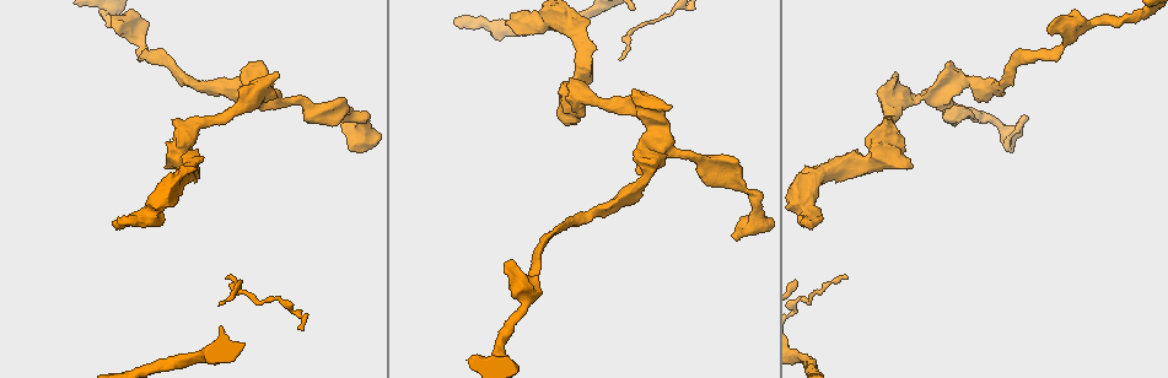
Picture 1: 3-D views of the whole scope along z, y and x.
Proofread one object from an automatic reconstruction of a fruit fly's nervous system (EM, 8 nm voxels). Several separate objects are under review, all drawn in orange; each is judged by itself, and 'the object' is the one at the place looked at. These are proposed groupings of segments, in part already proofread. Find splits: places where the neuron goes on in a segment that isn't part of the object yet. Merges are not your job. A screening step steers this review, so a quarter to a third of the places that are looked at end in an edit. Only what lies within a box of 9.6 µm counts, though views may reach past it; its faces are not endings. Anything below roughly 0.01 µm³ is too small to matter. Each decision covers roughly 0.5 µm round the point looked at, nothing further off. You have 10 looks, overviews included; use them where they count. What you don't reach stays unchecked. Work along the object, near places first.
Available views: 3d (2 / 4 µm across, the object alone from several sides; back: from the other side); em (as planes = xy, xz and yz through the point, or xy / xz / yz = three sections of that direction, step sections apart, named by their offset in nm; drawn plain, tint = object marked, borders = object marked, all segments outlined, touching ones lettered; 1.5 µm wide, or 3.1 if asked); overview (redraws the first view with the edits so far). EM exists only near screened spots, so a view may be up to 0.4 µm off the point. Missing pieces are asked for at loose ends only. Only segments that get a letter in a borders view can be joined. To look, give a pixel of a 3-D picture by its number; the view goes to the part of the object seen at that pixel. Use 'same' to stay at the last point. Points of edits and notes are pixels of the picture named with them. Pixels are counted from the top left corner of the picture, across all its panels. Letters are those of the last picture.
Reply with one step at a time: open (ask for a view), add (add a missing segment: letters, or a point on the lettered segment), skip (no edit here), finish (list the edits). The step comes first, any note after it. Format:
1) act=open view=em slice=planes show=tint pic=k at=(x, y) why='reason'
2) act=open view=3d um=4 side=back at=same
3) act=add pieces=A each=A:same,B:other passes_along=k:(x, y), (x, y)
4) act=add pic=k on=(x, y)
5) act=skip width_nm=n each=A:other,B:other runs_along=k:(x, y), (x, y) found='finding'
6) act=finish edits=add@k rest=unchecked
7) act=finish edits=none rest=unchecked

act=open view=em slice=planes show=tint pic=1 at=(739, 237) why='free end'

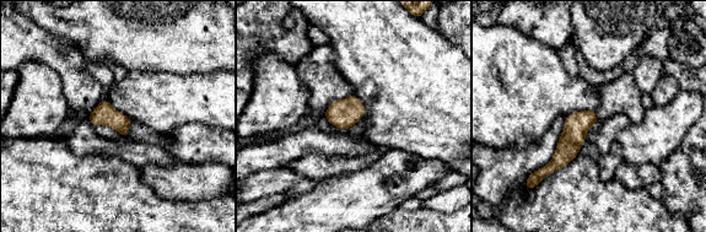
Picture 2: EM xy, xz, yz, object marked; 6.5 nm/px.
act=open view=em slice=planes show=borders at=same

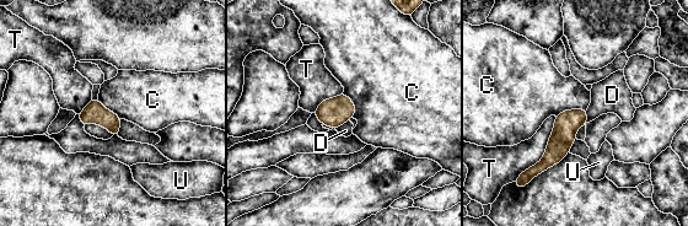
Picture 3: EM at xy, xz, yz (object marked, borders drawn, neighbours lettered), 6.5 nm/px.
act=skip each=C:other,D:other,T:other,U:other found='no lettered segment goes on from it'

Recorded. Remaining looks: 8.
act=open view=em slice=yz step=8 show=tint pic=1 at=(913, 96) why='branch stops here'

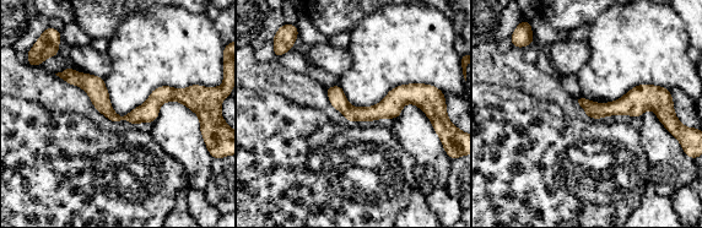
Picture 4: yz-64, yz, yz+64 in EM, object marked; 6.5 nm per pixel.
act=open view=em slice=xy step=8 show=borders at=same why='cut it another way'

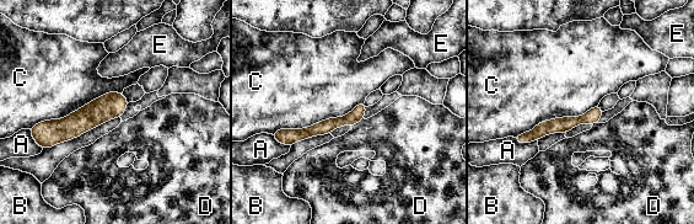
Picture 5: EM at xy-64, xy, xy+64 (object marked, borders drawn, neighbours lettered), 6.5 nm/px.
act=skip each=A:other,B:other,C:other,D:other,E:other border=5:(364, 101), (343, 116), (272, 134) found='none of them fits'

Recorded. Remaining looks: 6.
act=open view=em slice=planes show=plain pic=1 at=(619, 59) why='an open end'

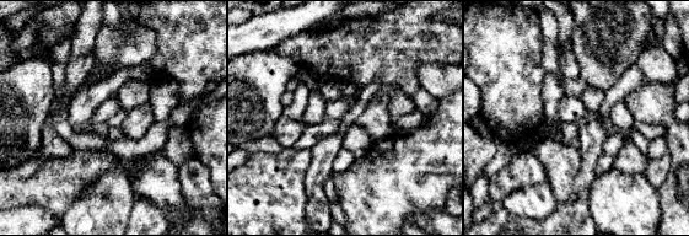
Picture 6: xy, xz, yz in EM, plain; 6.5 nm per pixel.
act=open view=em slice=planes show=borders at=same why='see the neighbours'

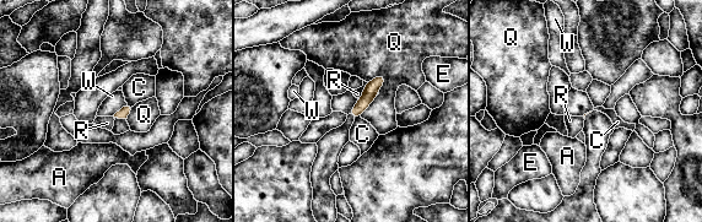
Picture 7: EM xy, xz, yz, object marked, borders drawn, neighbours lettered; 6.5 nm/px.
act=skip each=A:other,C:other,E:other,Q:other,R:other,W:other border=7:(127, 103), (112, 115) found='none of them fits'

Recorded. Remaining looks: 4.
act=open view=em slice=xy step=4 show=borders pic=1 at=(508, 22)

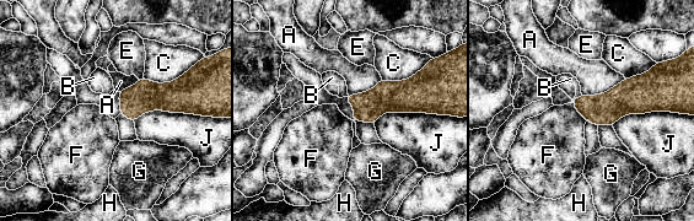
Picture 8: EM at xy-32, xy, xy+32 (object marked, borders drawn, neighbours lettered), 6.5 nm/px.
act=open view=em slice=planes show=borders at=same why='cut it another way'

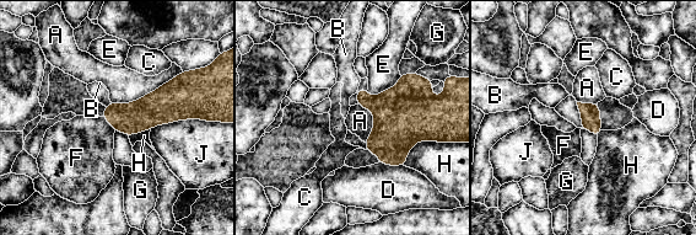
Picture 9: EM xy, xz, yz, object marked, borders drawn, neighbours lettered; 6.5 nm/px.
act=skip each=A:other,B:other,C:other,D:other,E:other,F:other,G:other,H:other,J:other found='none of them fits'

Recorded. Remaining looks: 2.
act=finish edits=none rest=unchecked

